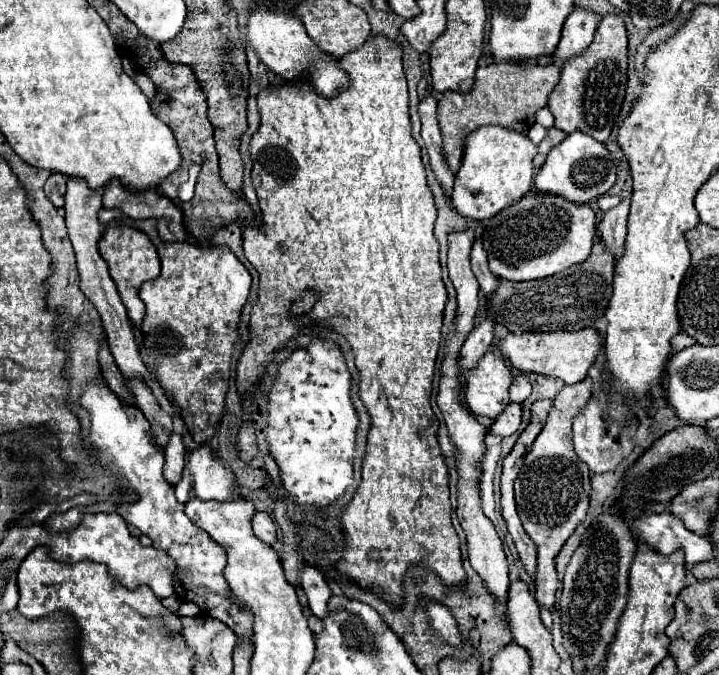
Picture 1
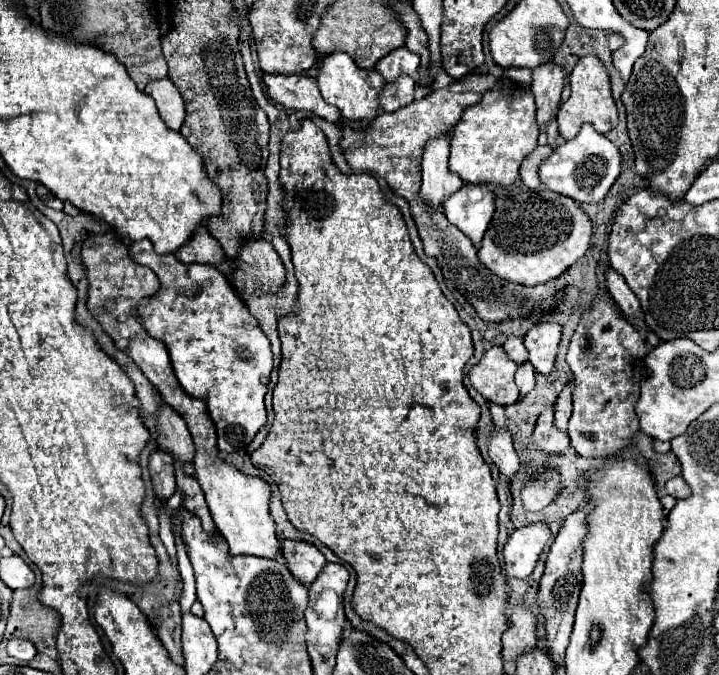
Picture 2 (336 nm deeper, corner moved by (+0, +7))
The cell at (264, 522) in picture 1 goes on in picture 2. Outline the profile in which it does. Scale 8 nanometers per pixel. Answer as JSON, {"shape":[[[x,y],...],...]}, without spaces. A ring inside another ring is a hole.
{"shape":[[[287,538],[283,540],[283,550],[285,550],[287,566],[299,582],[311,584],[321,572],[321,566],[325,564],[325,556],[317,550],[317,546],[303,540]]]}

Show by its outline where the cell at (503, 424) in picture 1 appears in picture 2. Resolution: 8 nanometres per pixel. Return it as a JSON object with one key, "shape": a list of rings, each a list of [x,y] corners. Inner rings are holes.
{"shape":[[[525,362],[517,368],[515,372],[515,382],[517,382],[517,388],[521,392],[521,398],[529,394],[529,390],[535,388],[535,368],[531,366],[531,362]]]}

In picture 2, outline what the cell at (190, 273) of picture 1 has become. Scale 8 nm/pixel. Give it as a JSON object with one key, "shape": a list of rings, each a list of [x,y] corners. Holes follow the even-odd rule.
{"shape":[[[129,240],[129,250],[135,262],[149,266],[159,282],[161,288],[157,294],[147,296],[139,302],[137,312],[143,320],[145,330],[165,342],[171,364],[175,370],[175,376],[183,390],[189,396],[195,396],[207,404],[209,416],[217,428],[217,446],[223,452],[235,452],[245,448],[257,430],[265,426],[267,414],[263,406],[263,396],[267,392],[269,372],[273,368],[273,354],[271,354],[271,342],[267,340],[265,332],[259,328],[259,320],[251,316],[245,300],[233,290],[233,286],[227,282],[227,278],[211,264],[183,264],[175,258],[175,254],[155,254],[151,240]]]}

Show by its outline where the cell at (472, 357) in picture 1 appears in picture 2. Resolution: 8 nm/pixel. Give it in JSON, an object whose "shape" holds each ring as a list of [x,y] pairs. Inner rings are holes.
{"shape":[[[495,426],[491,432],[491,440],[487,442],[487,448],[489,448],[489,456],[495,462],[495,466],[499,468],[499,472],[505,474],[507,480],[511,480],[513,474],[519,470],[519,458],[515,454],[509,430]]]}

